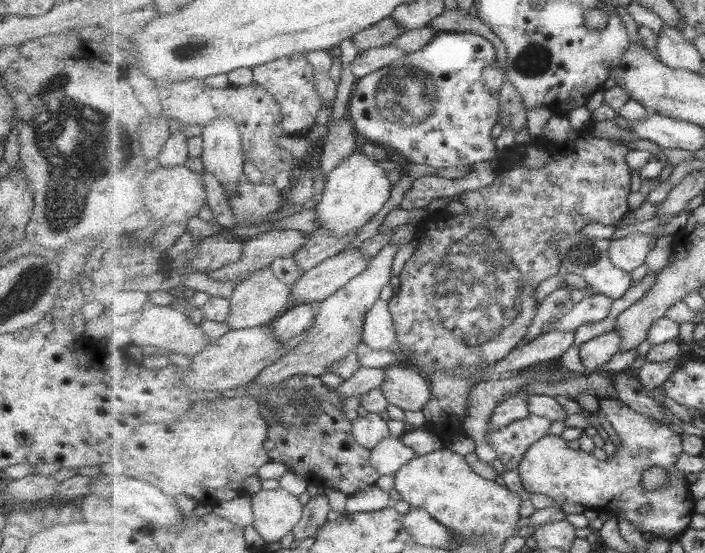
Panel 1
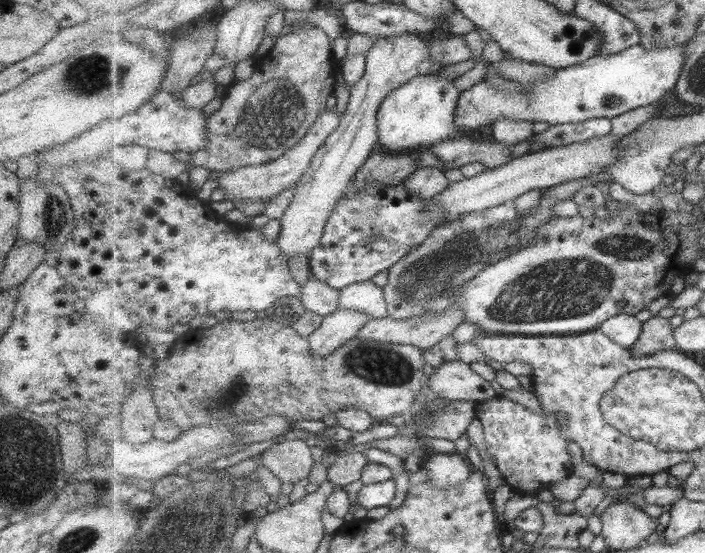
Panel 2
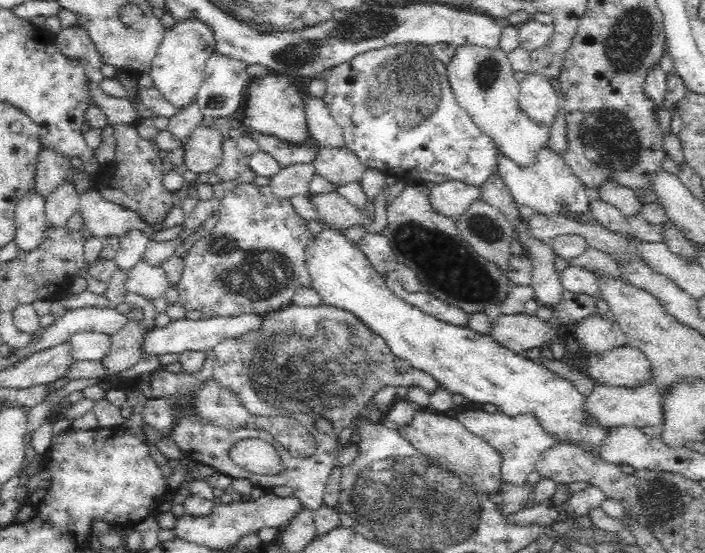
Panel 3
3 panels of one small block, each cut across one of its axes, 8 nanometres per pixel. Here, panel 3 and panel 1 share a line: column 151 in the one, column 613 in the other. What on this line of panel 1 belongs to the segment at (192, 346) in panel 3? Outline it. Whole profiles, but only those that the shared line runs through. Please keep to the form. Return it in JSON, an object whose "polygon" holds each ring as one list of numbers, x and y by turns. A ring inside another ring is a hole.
{"polygon":[[610,331,587,341,580,347,579,357,585,368,585,373,595,373,601,370,615,353,620,352,621,336]]}

